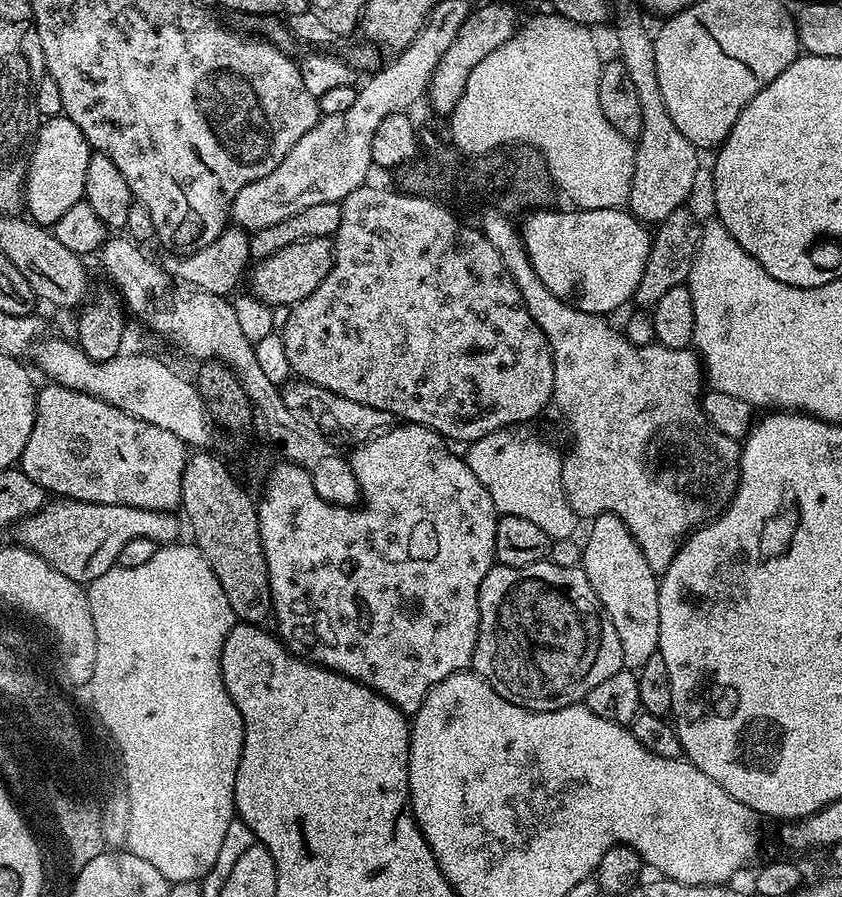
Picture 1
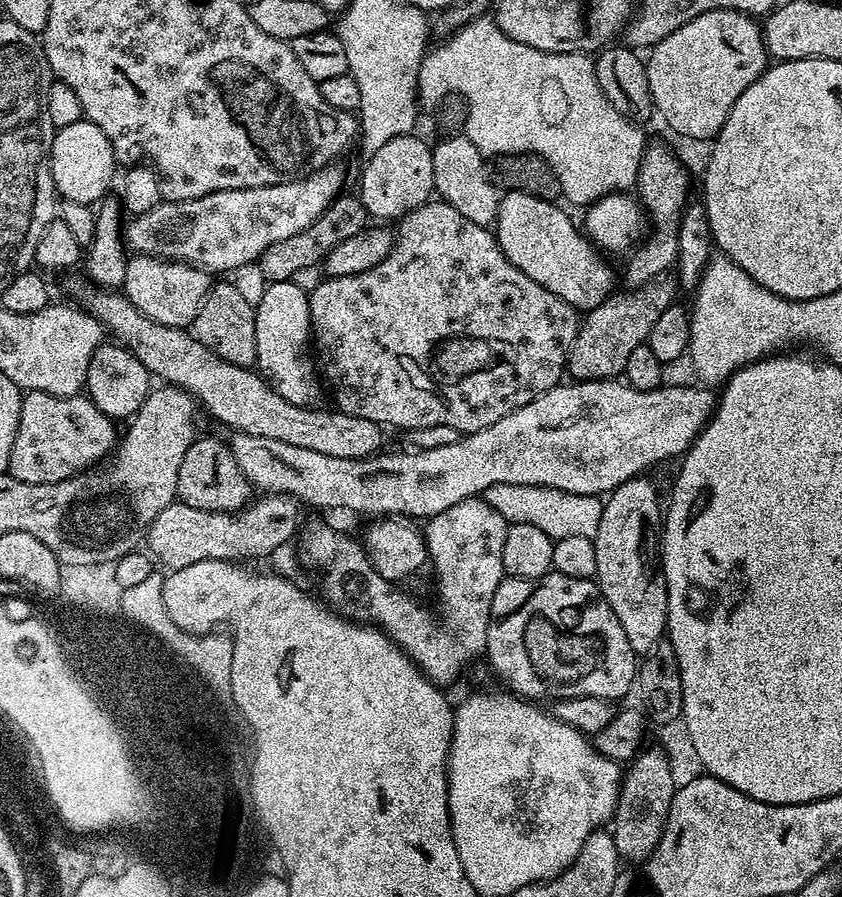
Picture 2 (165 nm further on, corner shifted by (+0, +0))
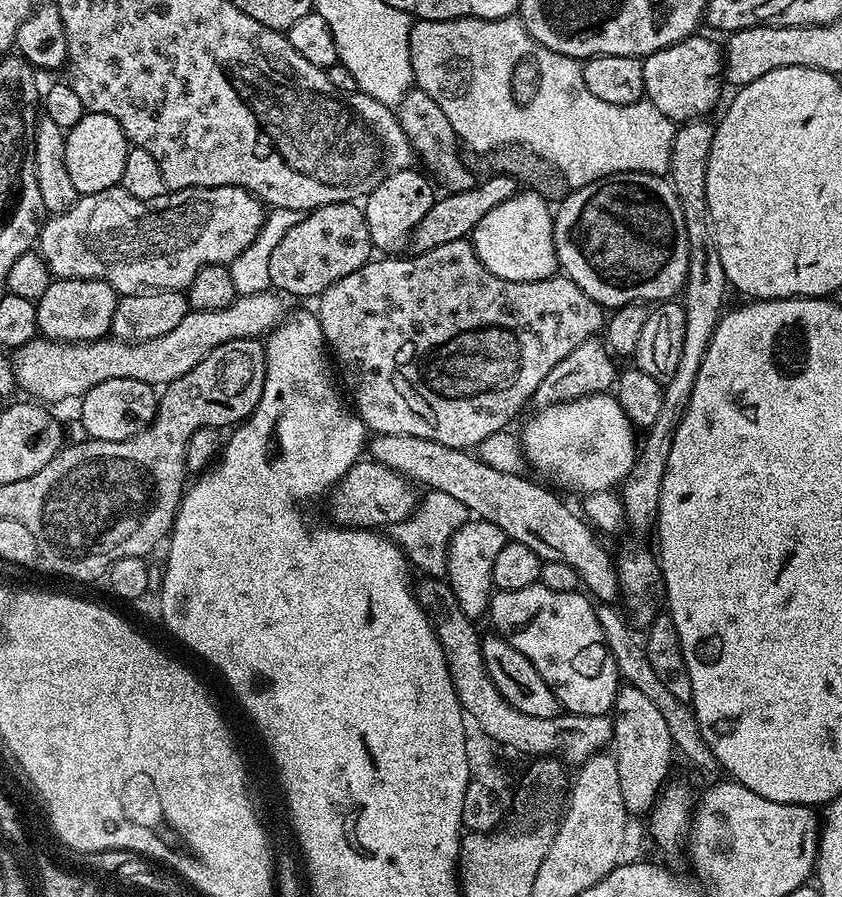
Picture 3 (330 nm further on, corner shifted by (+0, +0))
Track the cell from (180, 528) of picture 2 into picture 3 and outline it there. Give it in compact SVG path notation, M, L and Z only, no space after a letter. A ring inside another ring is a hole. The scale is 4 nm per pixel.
M361 458L348 473L336 483L327 497L331 523L345 528L370 528L384 530L402 522L417 508L418 494L407 476L400 476L394 470L382 466L377 460Z

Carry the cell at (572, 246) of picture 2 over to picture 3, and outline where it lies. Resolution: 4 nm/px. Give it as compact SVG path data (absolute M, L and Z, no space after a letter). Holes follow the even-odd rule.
M517 190L502 202L502 206L494 206L494 210L474 226L470 237L482 266L486 266L490 274L510 282L538 282L557 275L552 241L553 215L549 201L531 190Z

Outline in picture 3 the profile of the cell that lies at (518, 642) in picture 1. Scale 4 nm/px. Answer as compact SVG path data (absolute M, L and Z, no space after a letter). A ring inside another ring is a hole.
M537 582L522 590L497 591L491 597L491 608L492 624L496 627L493 629L503 640L510 642L518 654L526 654L530 666L534 666L534 670L538 670L538 674L542 674L544 681L554 690L564 712L572 712L576 716L606 716L612 712L612 703L616 701L617 691L622 684L620 672L616 668L614 654L610 654L606 646L602 626L598 626L596 604L583 591L550 590L545 584Z

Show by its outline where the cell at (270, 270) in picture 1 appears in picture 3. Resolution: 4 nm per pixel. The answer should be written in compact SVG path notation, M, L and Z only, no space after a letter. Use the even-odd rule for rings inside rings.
M488 174L480 179L470 186L470 190L448 192L434 201L430 210L426 210L426 218L422 218L422 222L418 222L418 226L412 231L410 248L413 253L429 252L438 246L446 246L446 242L469 239L474 226L478 226L478 222L482 222L482 218L486 218L486 214L490 214L494 206L502 206L502 202L506 202L506 198L510 198L518 190L516 180L509 176Z

